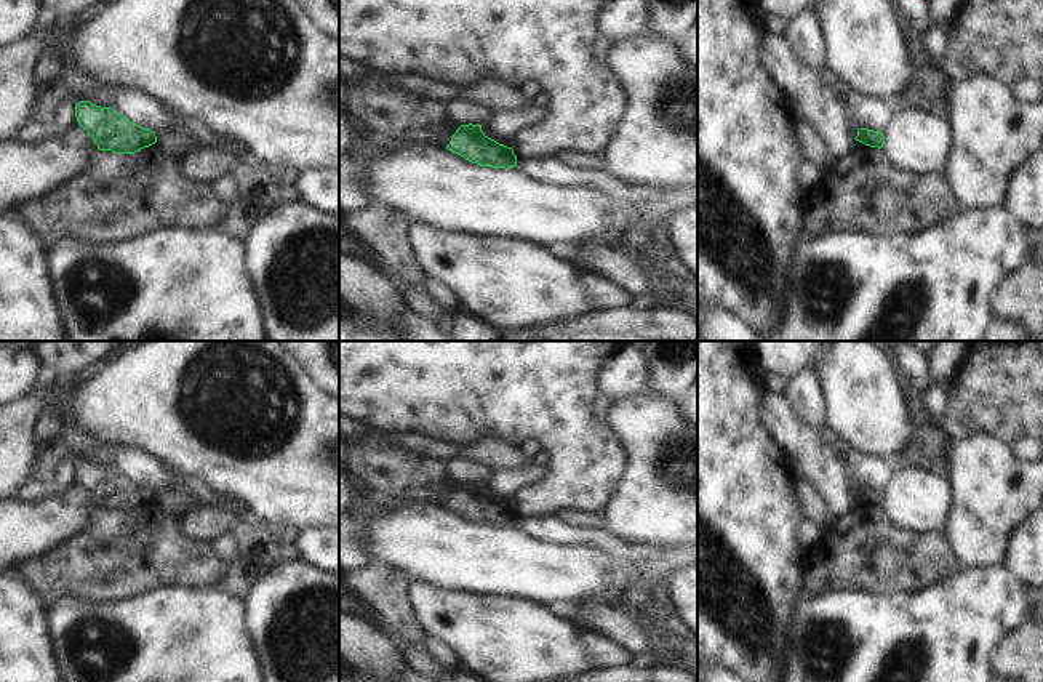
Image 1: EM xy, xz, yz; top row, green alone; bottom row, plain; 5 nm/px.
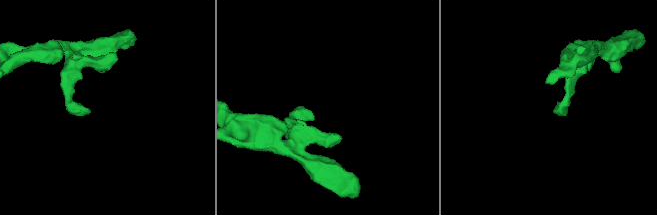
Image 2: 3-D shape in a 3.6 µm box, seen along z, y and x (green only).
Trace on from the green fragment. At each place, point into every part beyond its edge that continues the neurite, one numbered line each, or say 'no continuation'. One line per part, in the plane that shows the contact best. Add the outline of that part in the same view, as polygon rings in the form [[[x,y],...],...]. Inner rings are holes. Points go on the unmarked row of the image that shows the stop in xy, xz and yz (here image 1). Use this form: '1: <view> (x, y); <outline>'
no continuation

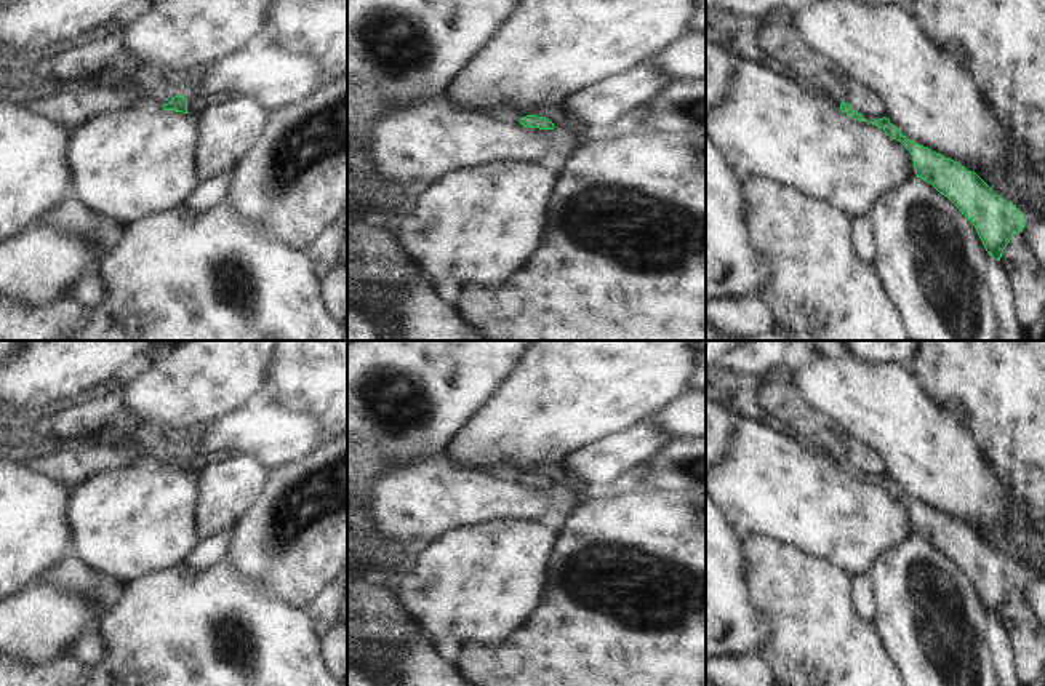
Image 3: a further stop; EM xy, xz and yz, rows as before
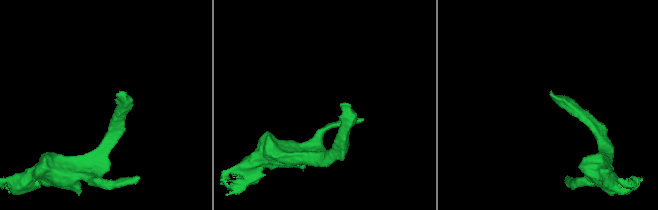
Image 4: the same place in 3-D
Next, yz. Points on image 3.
1: yz (780, 397); [[[789,377],[762,381],[757,390],[757,408],[789,425],[802,445],[832,454],[837,464],[847,461],[848,437],[843,429],[816,413]]]

